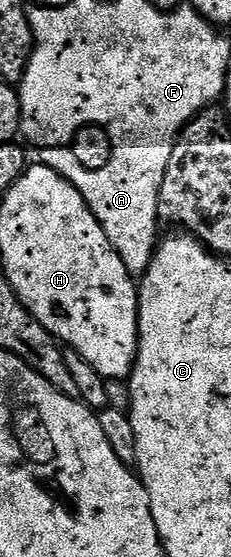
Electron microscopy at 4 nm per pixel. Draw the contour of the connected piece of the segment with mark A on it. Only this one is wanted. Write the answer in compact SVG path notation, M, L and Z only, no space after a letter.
M43 147L37 154L37 161L41 165L52 168L58 175L64 176L81 192L130 274L145 274L157 249L156 234L158 226L160 227L159 194L167 168L162 166L162 170L158 170L158 166L154 166L154 170L150 170L150 174L142 174L142 178L138 178L138 174L134 174L134 178L126 178L126 162L130 162L126 154L114 155L100 171L88 170L83 166L71 147Z

